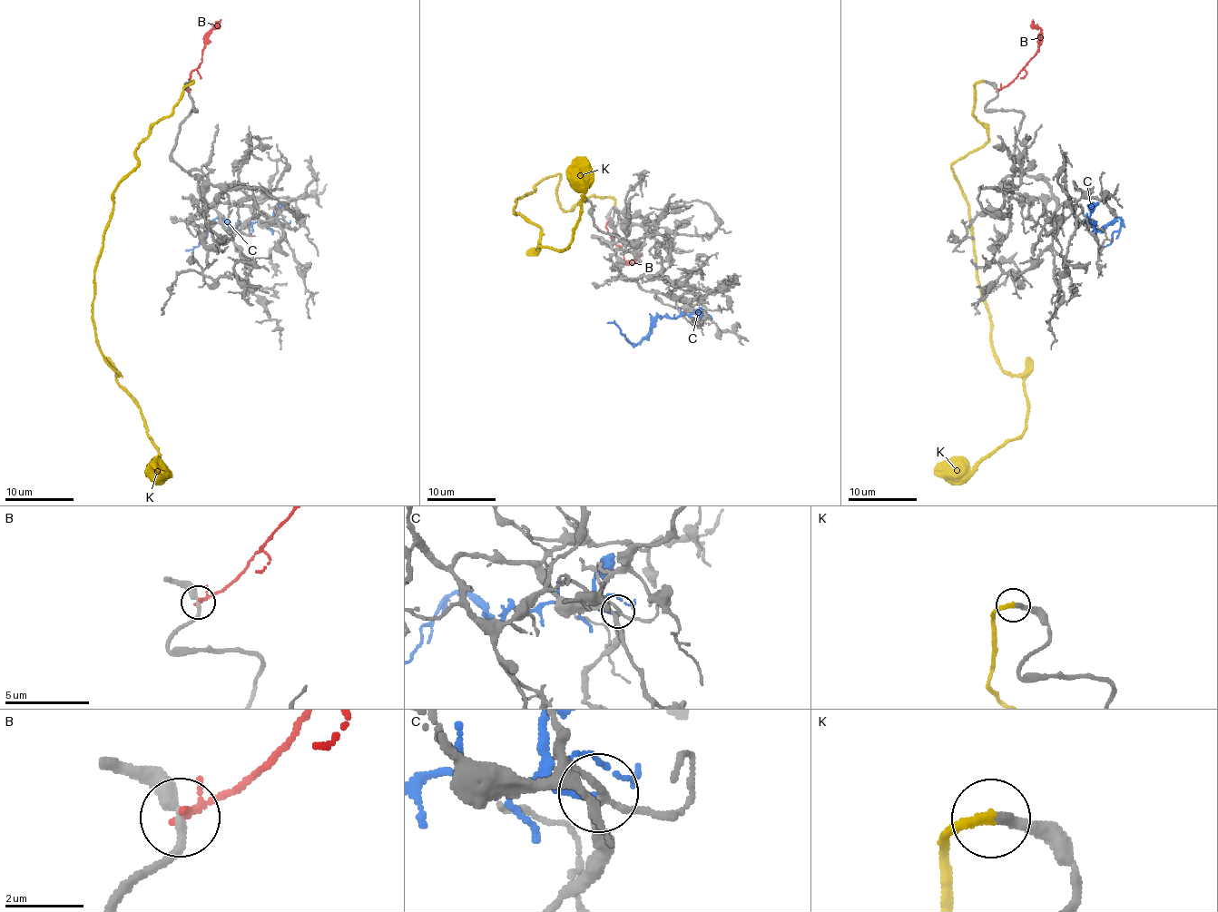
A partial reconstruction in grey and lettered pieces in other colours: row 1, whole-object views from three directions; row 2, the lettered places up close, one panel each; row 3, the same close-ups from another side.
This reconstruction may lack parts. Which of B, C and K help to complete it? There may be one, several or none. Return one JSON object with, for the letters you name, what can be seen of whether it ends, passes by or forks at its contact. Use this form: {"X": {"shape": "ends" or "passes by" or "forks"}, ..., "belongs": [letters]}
{"K": {"shape": "ends"}, "belongs": ["K"]}

